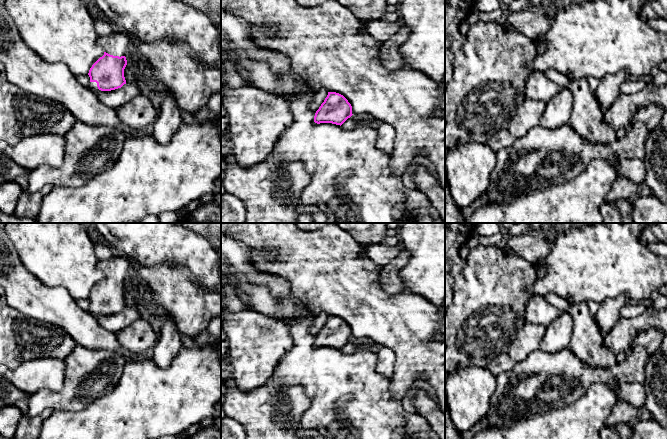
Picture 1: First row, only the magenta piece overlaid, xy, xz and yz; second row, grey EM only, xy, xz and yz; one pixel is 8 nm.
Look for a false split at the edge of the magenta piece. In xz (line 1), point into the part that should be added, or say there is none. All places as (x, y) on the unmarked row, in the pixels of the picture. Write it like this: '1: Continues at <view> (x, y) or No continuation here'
1: No continuation here

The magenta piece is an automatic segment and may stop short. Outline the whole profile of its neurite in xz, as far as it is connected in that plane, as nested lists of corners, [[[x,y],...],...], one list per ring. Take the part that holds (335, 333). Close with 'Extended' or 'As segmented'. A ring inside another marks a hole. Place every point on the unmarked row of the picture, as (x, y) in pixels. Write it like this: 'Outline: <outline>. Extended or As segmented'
Outline: [[[328,316],[324,326],[315,337],[314,346],[317,348],[332,347],[341,350],[352,339],[352,330],[343,319]]]. As segmented

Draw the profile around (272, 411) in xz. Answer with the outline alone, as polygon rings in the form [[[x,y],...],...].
[[[227,380],[225,384],[222,408],[226,417],[243,426],[244,439],[299,439],[300,420],[310,405],[310,399],[301,385],[282,386],[277,381],[267,381],[261,387],[243,392],[233,380]]]

